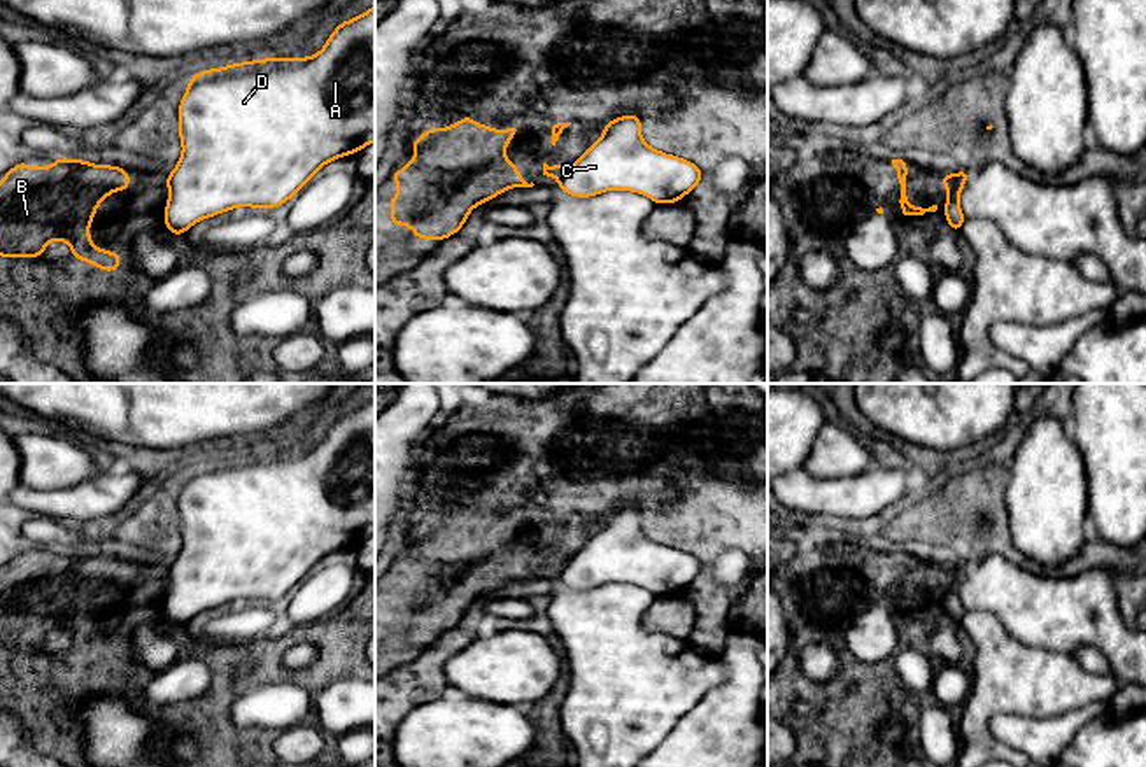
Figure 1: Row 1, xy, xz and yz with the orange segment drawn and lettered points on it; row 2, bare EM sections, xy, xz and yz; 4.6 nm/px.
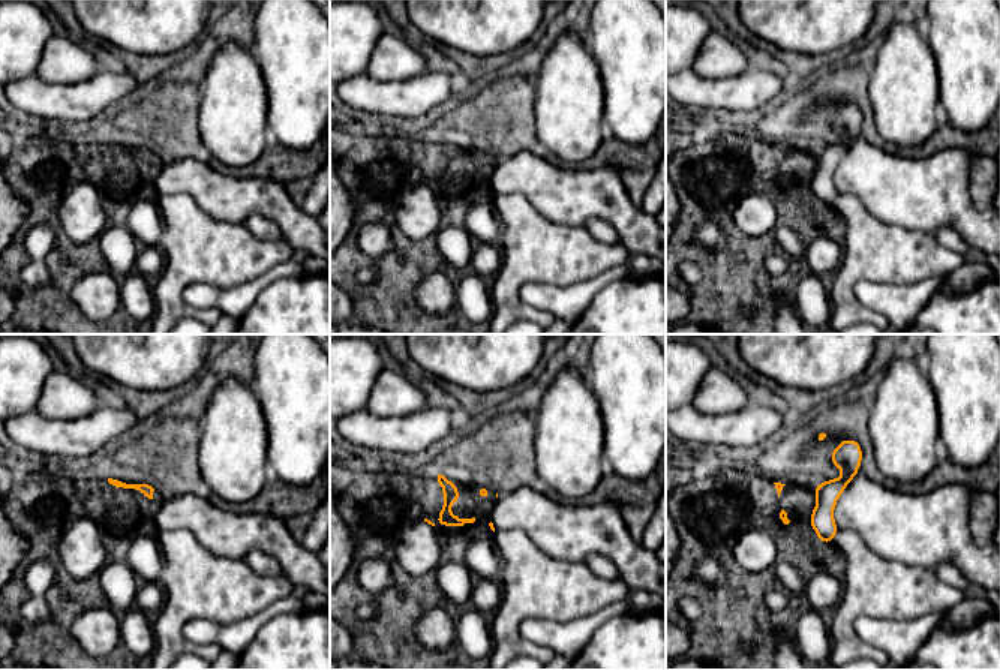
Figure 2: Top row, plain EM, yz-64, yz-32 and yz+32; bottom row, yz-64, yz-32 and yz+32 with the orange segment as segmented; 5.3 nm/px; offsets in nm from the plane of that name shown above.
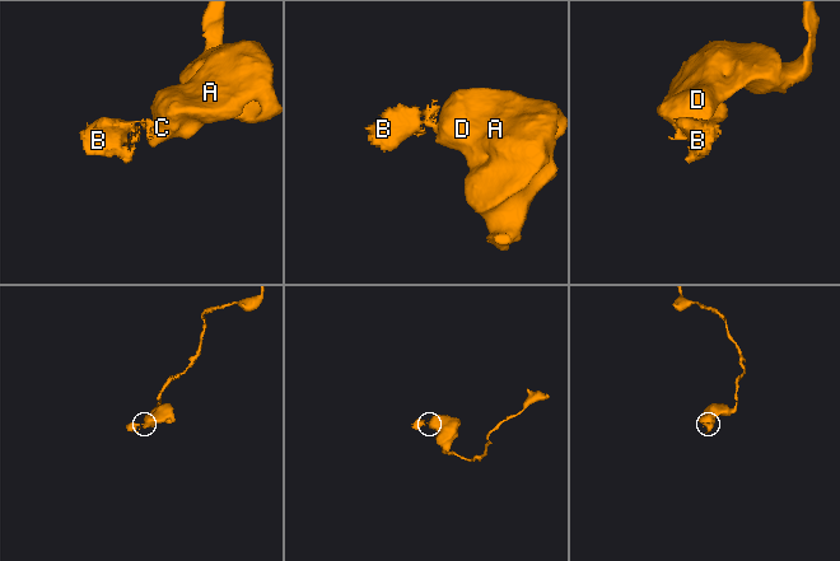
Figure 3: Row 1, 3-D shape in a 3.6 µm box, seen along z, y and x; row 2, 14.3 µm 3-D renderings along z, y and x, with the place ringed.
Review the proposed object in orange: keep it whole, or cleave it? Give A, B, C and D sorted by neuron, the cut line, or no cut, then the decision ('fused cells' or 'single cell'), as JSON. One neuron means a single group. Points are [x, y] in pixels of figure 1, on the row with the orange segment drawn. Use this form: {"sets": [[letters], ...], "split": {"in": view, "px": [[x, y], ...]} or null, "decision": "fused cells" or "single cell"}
{"sets": [["A", "C", "D"], ["B"]], "split": {"in": "yz", "px": [[954, 175], [954, 189], [948, 197]]}, "decision": "fused cells"}

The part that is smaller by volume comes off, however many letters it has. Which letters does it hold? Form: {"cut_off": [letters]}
{"cut_off": ["B"]}

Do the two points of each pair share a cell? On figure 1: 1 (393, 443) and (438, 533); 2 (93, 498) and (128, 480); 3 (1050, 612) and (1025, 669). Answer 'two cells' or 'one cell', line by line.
1: two cells
2: one cell
3: two cells

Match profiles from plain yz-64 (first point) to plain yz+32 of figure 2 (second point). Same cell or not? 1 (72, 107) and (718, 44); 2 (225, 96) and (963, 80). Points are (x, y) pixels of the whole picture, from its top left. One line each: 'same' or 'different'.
1: different
2: different

